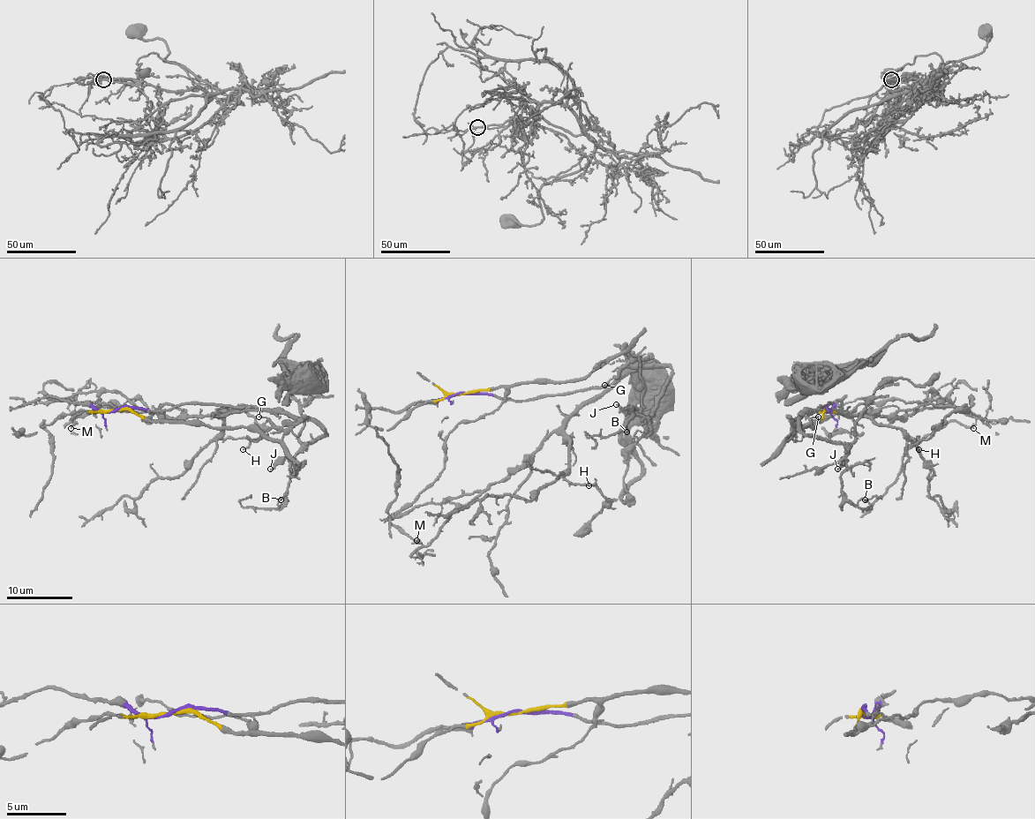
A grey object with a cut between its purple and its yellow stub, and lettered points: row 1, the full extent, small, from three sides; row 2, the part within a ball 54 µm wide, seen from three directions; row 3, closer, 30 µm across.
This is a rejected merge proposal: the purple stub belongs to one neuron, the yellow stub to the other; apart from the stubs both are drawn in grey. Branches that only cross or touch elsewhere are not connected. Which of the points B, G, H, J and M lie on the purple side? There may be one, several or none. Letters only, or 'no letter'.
B, H, J, M

